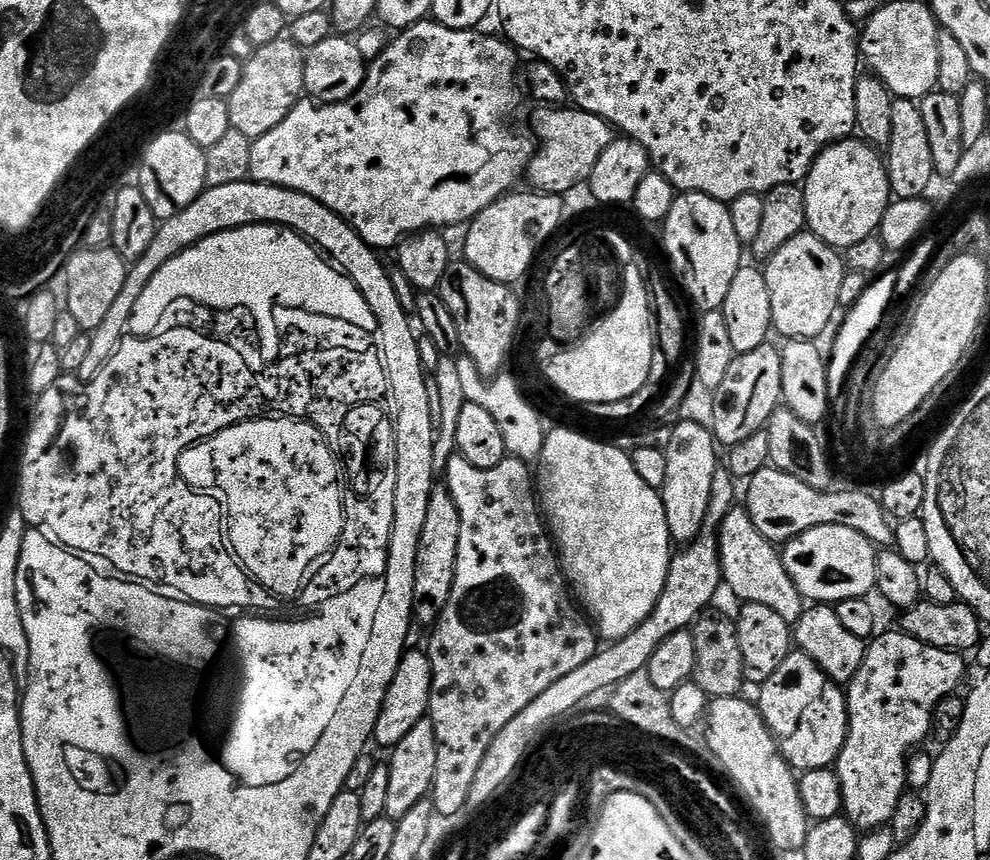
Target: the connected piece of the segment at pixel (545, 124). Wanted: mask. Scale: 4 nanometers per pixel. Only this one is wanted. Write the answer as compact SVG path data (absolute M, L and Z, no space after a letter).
M540 106L535 110L537 111L536 117L533 118L532 124L536 127L534 136L538 141L538 147L536 155L528 164L526 180L532 183L529 185L535 191L545 194L568 194L575 184L583 185L591 176L594 162L598 162L598 158L602 158L602 150L606 150L606 146L610 146L610 142L614 138L614 129L602 118L589 112L583 112L581 108L575 106Z

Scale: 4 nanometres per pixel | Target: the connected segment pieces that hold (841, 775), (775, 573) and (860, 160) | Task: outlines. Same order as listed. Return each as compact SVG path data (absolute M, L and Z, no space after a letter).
M899 630L883 632L884 631L881 631L879 635L865 647L862 664L858 666L858 672L854 674L854 678L846 685L846 695L848 697L848 733L846 734L846 742L842 746L842 750L838 754L834 765L836 777L842 786L842 806L844 807L842 815L861 833L871 832L874 828L883 828L890 824L891 818L895 814L895 807L898 804L898 800L902 798L908 788L907 762L909 756L914 750L919 749L921 745L923 745L920 743L922 743L924 739L929 739L932 731L932 719L935 714L935 707L938 706L944 698L953 695L958 689L956 687L964 680L965 657L961 655L961 653L935 648L926 642L918 642L918 638L908 636Z
M734 506L730 514L726 514L719 537L723 587L729 588L744 604L770 606L774 614L779 614L789 626L794 626L805 610L805 598L786 570L781 549L758 534L758 526L750 522L746 507Z
M859 138L828 145L813 162L802 187L806 198L807 231L837 250L846 250L854 246L854 242L862 242L862 238L873 235L893 199L885 157Z

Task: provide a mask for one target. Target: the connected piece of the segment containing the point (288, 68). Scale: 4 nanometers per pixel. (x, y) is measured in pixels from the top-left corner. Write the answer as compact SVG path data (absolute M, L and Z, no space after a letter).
M281 38L270 42L270 46L255 49L249 60L243 61L242 82L234 89L234 94L227 98L231 131L245 136L248 142L270 134L295 104L300 103L305 95L304 58L305 49L299 48L290 38Z

